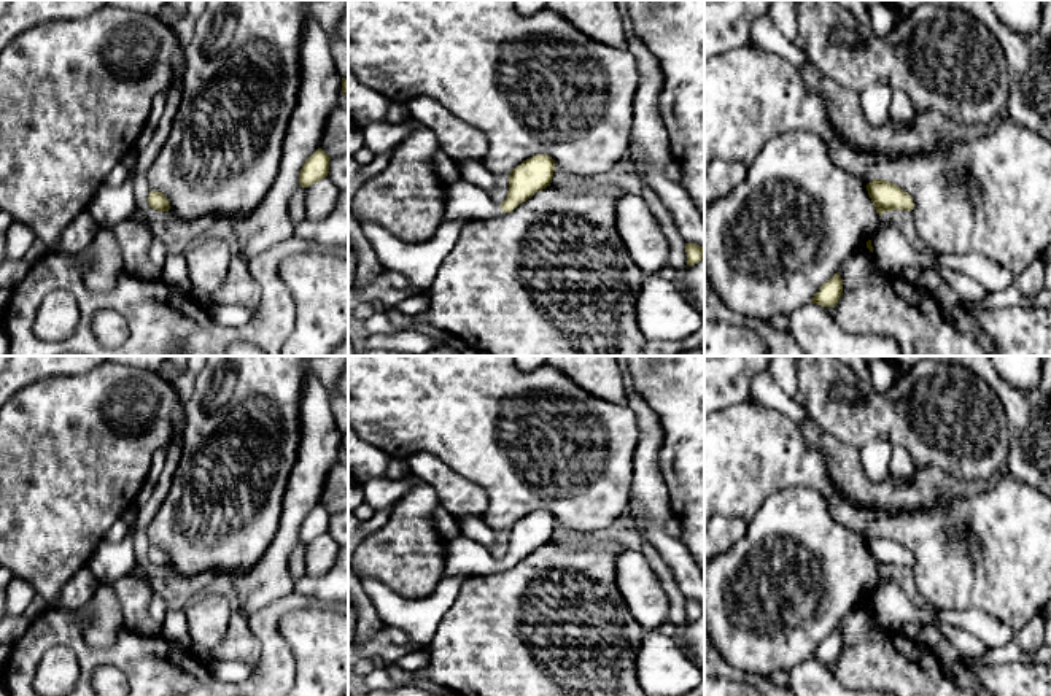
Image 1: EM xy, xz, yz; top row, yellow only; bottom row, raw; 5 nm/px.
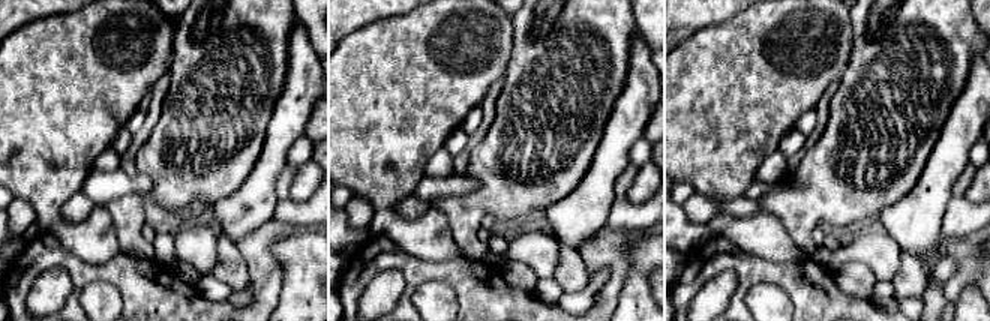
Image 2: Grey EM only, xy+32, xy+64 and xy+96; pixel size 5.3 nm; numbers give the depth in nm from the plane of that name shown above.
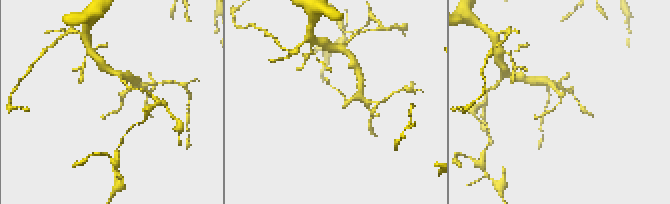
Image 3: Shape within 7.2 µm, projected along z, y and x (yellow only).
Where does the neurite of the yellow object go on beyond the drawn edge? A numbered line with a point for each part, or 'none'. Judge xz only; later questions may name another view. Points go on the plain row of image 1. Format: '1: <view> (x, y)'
1: xz (465, 556)

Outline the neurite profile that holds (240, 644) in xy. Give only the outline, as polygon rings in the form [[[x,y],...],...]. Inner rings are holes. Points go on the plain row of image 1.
[[[232,612],[229,629],[223,644],[210,652],[211,661],[239,661],[253,671],[261,658],[261,644],[253,632],[248,617],[242,612]]]

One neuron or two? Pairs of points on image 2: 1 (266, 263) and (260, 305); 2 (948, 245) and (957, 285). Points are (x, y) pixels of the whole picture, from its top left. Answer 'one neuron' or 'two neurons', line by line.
1: one neuron
2: one neuron

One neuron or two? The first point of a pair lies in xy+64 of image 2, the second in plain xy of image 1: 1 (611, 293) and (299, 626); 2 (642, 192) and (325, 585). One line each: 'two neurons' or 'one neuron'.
1: two neurons
2: two neurons

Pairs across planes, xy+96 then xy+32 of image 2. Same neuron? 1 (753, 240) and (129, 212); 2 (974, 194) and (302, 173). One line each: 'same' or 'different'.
1: different
2: same

